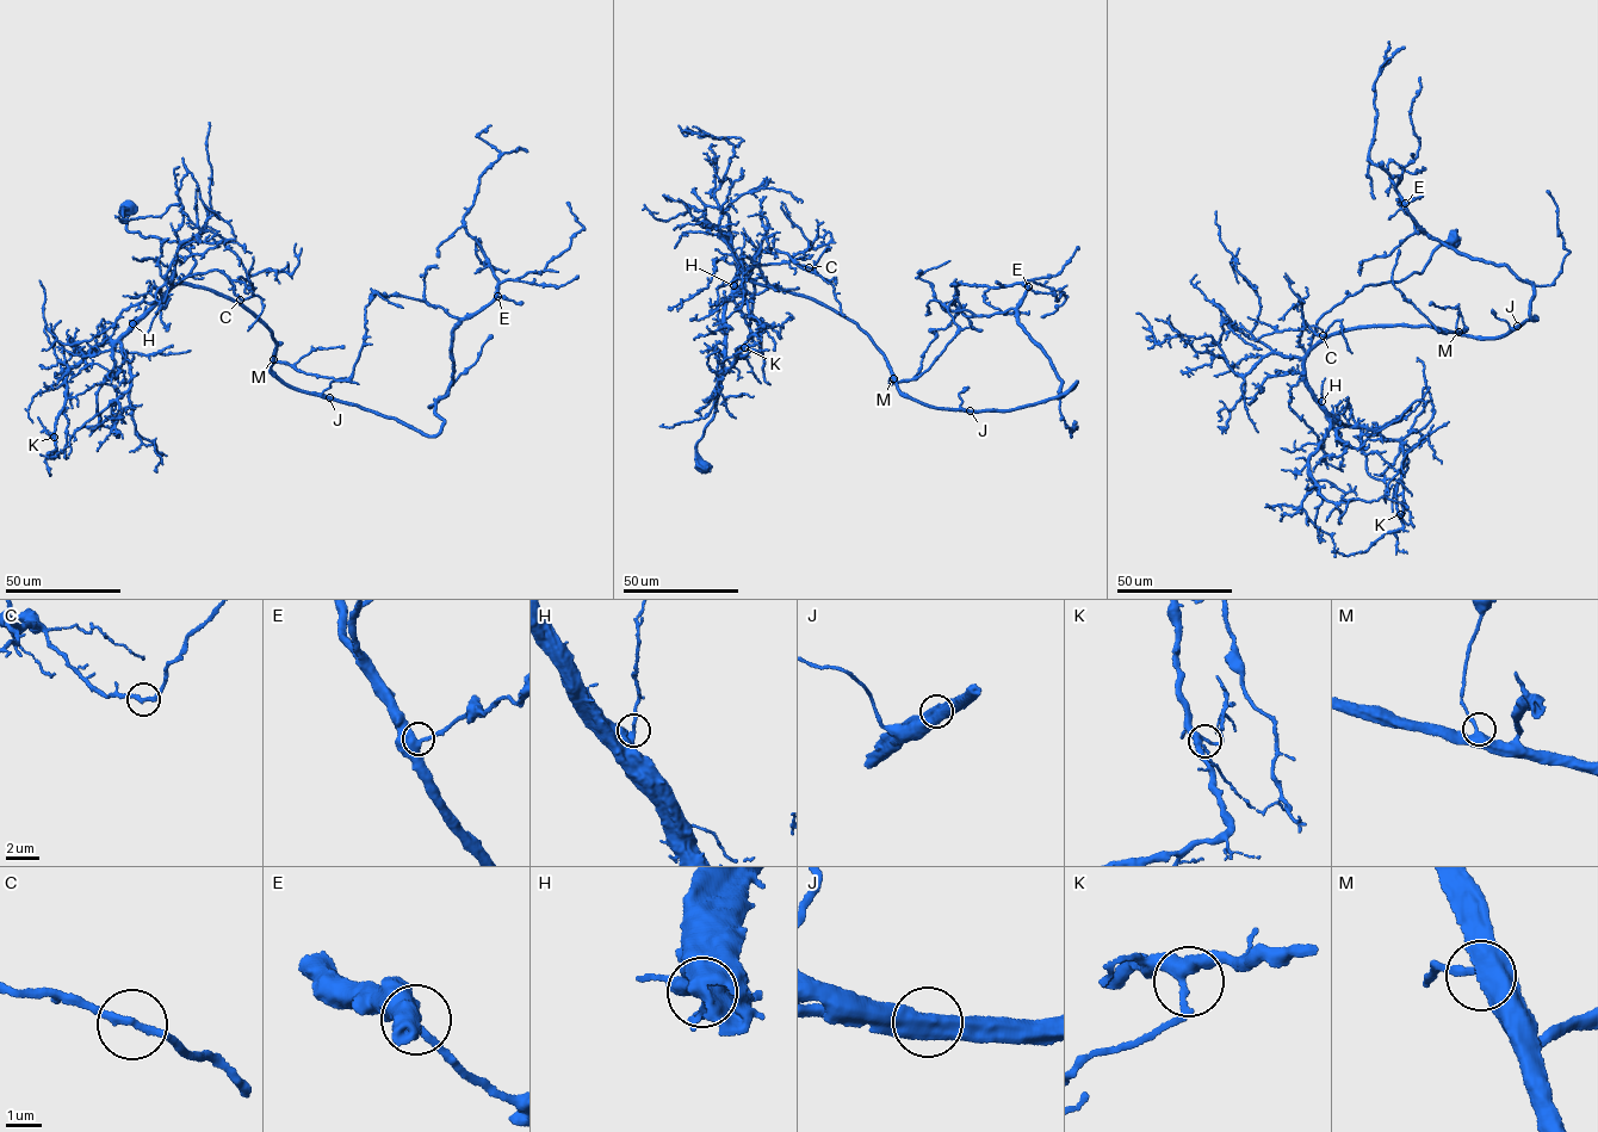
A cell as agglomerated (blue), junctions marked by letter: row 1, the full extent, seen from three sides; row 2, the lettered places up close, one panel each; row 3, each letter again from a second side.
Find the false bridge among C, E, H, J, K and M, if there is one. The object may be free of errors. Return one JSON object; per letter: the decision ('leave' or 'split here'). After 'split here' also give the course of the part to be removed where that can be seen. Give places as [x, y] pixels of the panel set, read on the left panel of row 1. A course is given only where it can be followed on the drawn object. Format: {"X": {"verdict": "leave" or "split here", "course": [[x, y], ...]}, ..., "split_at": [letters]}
{"C": {"verdict": "leave"}, "E": {"verdict": "leave"}, "H": {"verdict": "leave"}, "J": {"verdict": "split here", "course": [[329, 397], [311, 393]]}, "K": {"verdict": "leave"}, "M": {"verdict": "leave"}, "split_at": ["J"]}

